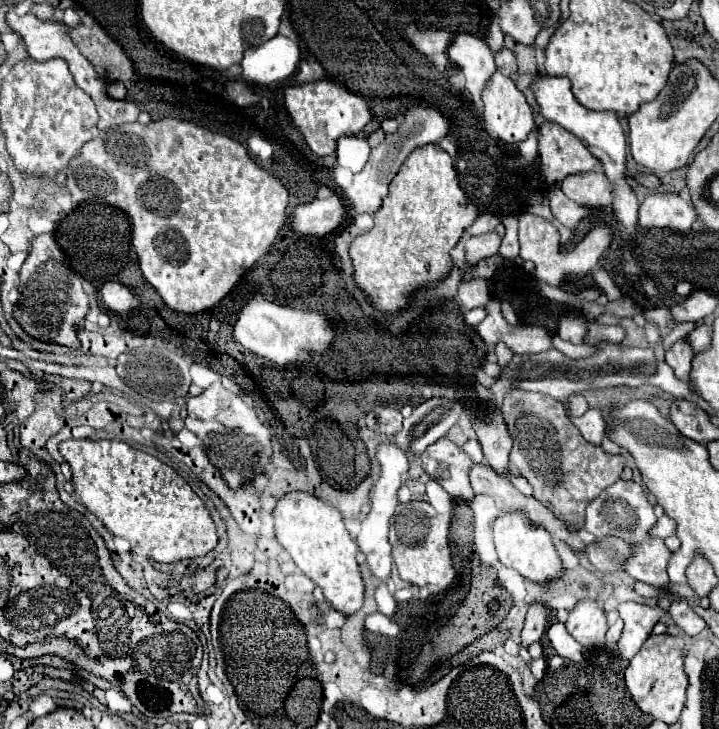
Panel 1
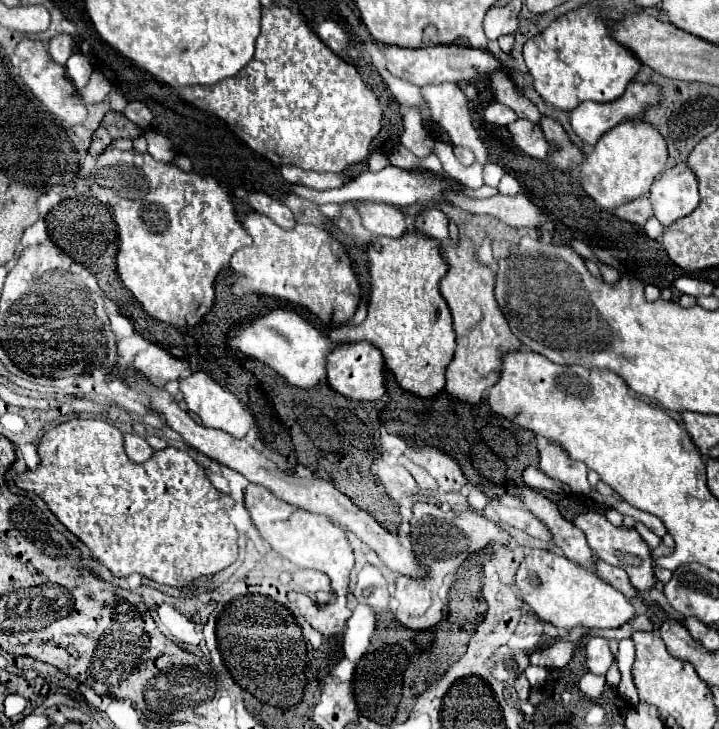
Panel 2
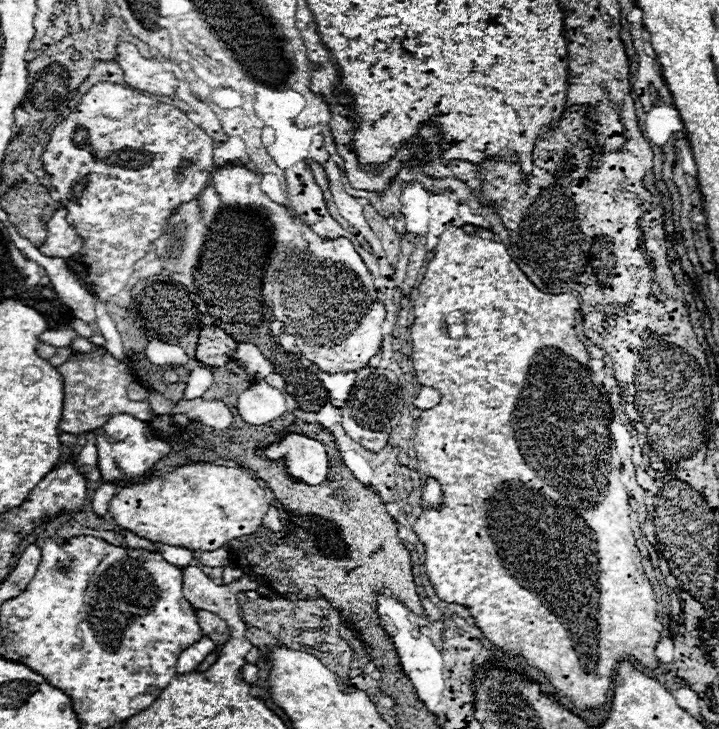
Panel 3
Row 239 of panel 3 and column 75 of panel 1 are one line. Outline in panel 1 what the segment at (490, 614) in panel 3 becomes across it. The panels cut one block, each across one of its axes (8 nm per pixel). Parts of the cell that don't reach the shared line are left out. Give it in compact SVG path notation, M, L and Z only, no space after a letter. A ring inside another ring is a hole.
M68 440L60 452L72 468L76 496L114 536L126 538L132 552L156 562L178 562L204 556L216 546L216 528L204 502L158 458L118 440Z

